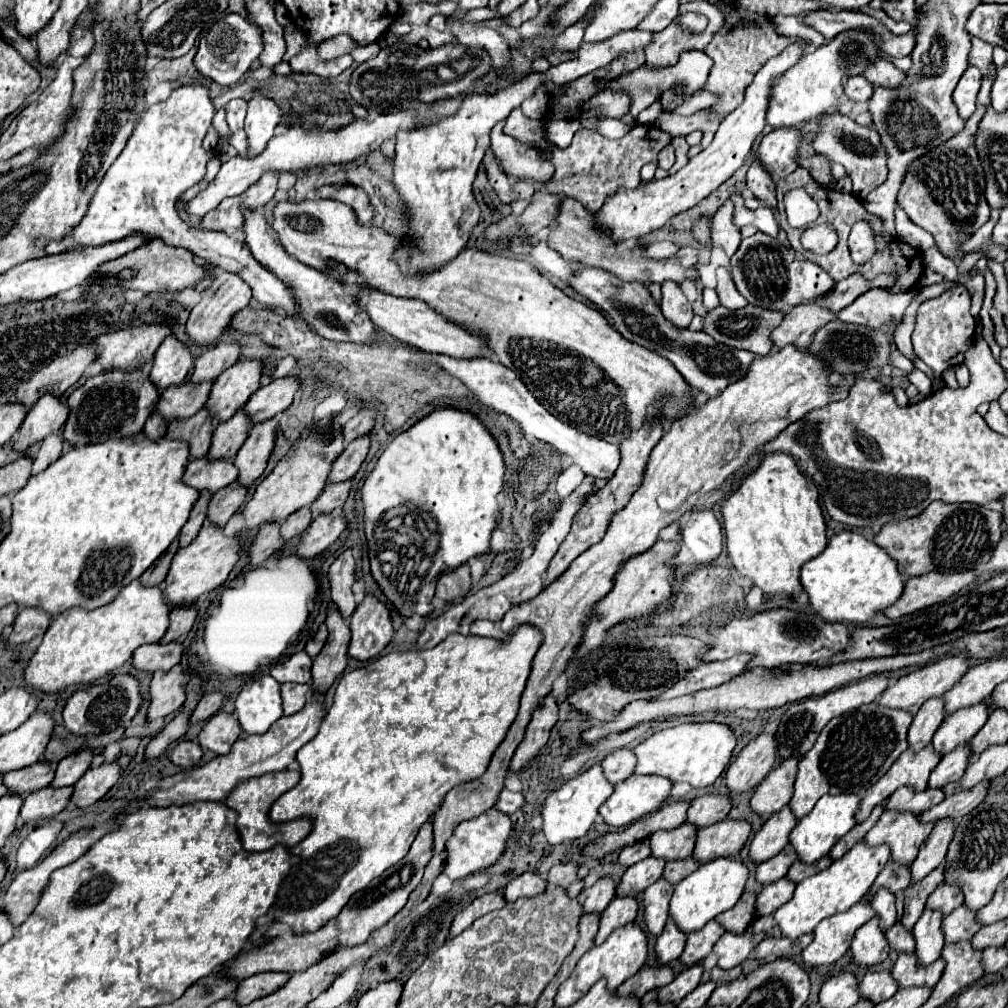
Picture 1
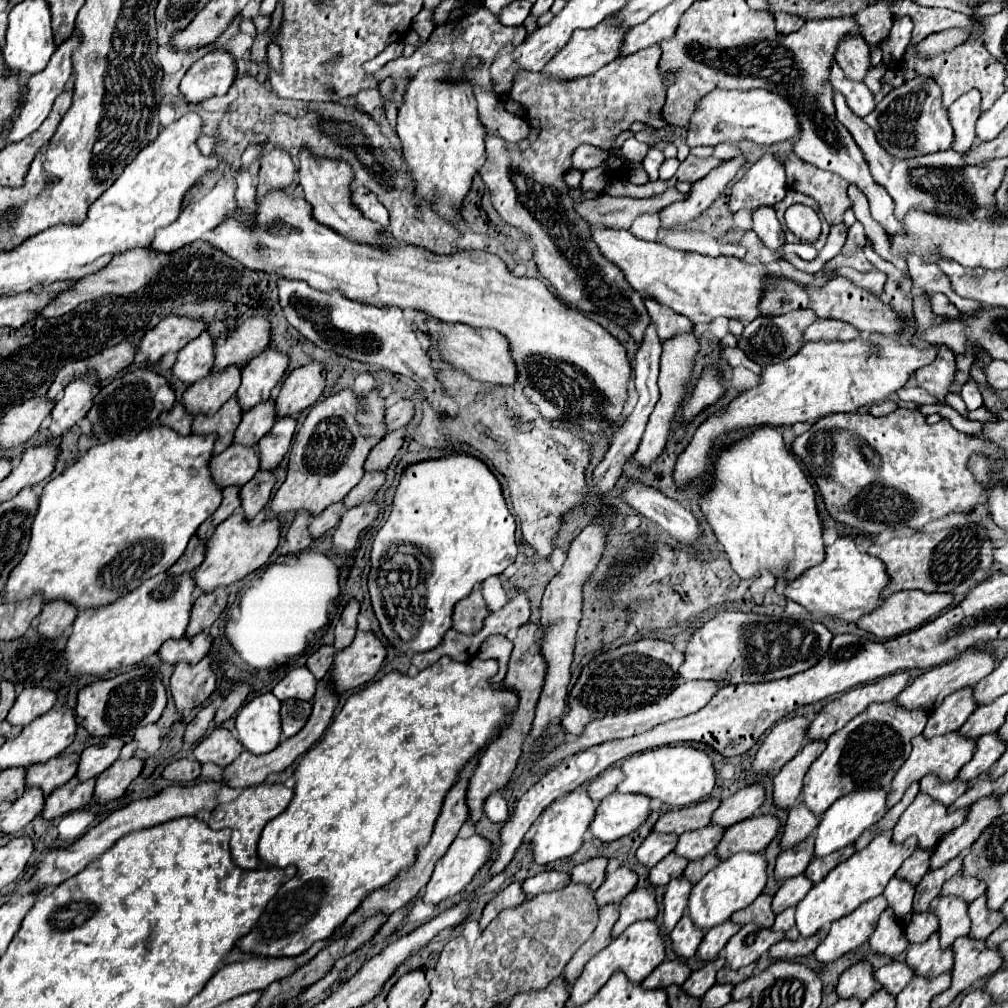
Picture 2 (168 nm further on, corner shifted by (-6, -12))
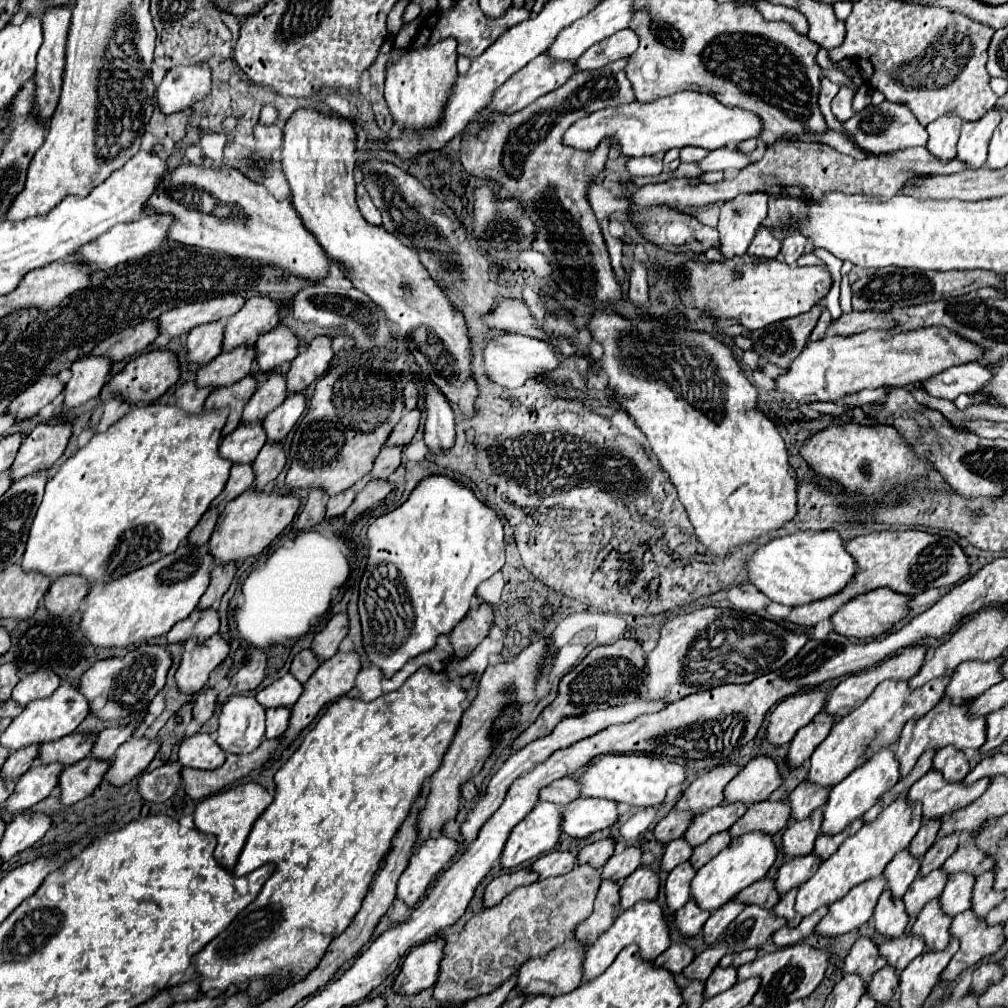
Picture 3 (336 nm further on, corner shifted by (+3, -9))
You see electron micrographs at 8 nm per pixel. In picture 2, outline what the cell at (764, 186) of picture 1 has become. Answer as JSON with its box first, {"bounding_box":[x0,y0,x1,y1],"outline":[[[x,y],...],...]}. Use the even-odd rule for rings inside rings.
{"bounding_box":[752,205,784,249],"outline":[[[764,205],[764,207],[754,209],[752,219],[754,219],[754,231],[764,241],[766,247],[778,249],[784,243],[784,231],[782,231],[782,225],[776,217],[774,207]]]}

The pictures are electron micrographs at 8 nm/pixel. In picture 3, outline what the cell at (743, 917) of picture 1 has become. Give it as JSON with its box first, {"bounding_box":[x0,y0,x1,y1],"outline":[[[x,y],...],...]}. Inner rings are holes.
{"bounding_box":[735,878,779,908],"outline":[[[763,878],[763,880],[751,884],[749,888],[743,888],[743,892],[739,892],[735,896],[735,900],[743,902],[743,904],[757,904],[757,906],[773,908],[779,902],[779,892],[775,890],[775,880]]]}

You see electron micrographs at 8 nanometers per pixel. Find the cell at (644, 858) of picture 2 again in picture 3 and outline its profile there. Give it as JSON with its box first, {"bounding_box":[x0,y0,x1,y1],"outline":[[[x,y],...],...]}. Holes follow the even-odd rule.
{"bounding_box":[653,810,693,844],"outline":[[[671,810],[653,830],[655,838],[661,842],[661,844],[667,844],[679,836],[683,836],[683,832],[689,828],[693,816],[691,812],[685,812],[685,810]]]}

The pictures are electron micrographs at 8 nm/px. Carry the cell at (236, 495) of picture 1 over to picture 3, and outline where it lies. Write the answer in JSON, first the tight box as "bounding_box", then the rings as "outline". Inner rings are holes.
{"bounding_box":[253,442,287,490],"outline":[[[267,442],[253,462],[253,470],[257,474],[255,488],[263,490],[271,480],[275,480],[279,476],[279,472],[283,470],[285,462],[287,462],[287,456],[285,456],[285,450],[281,448],[281,444]]]}

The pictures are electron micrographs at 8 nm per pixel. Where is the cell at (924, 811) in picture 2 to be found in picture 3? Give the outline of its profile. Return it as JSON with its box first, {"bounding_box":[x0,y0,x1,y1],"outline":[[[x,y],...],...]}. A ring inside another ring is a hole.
{"bounding_box":[909,770,991,820],"outline":[[[929,770],[909,788],[909,800],[923,804],[925,820],[943,818],[959,808],[965,808],[971,800],[977,800],[989,784],[991,778],[977,780],[971,786],[965,786],[963,782],[947,782],[941,772]]]}

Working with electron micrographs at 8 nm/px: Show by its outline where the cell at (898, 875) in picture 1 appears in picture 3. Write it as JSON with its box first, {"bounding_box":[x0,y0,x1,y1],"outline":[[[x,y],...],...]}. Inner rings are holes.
{"bounding_box":[909,818,941,856],"outline":[[[941,818],[929,820],[929,822],[925,822],[925,824],[921,826],[921,830],[915,834],[915,838],[913,838],[911,844],[909,844],[909,850],[913,852],[913,856],[921,856],[921,854],[925,854],[925,852],[931,848],[931,844],[933,844],[935,838],[937,838],[939,828],[941,828]]]}

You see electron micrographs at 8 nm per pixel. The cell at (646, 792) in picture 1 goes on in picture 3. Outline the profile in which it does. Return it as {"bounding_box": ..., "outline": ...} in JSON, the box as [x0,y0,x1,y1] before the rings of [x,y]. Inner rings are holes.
{"bounding_box":[561,798,617,838],"outline":[[[577,798],[565,804],[561,812],[561,832],[571,838],[585,838],[617,820],[617,804],[611,804],[611,800]]]}

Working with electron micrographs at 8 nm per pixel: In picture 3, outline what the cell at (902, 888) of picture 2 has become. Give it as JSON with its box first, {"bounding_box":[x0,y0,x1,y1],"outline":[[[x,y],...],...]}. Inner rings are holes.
{"bounding_box":[885,850,921,898],"outline":[[[901,850],[891,860],[891,864],[887,864],[885,876],[887,876],[887,886],[891,888],[893,896],[901,898],[907,892],[907,888],[919,874],[919,868],[921,868],[921,858],[911,856],[909,850]]]}

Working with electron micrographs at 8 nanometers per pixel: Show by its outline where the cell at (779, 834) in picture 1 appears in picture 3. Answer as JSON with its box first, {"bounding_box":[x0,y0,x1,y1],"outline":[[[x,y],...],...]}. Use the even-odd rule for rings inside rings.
{"bounding_box":[789,782,829,820],"outline":[[[801,782],[789,796],[793,820],[805,820],[815,808],[821,808],[827,802],[829,788],[813,784],[813,782]]]}

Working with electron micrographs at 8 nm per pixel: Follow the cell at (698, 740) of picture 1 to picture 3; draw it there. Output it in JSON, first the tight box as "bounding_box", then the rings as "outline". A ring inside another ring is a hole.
{"bounding_box":[579,754,685,806],"outline":[[[605,754],[591,762],[579,776],[581,796],[585,798],[607,798],[613,802],[623,802],[629,806],[657,806],[665,800],[665,794],[671,786],[677,786],[685,780],[685,768],[675,762],[663,762],[645,754]]]}

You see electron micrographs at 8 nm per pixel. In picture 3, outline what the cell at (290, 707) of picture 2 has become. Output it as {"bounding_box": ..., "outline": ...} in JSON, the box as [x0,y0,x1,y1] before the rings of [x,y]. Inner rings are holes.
{"bounding_box":[265,708,289,738],"outline":[[[271,708],[265,712],[267,720],[267,730],[265,730],[265,738],[279,738],[285,730],[287,730],[287,724],[289,724],[289,708]]]}

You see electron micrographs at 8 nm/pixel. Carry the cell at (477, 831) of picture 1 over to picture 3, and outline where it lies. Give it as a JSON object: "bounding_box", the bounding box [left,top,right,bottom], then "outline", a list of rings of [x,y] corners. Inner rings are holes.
{"bounding_box":[397,838,457,908],"outline":[[[429,838],[411,856],[407,870],[399,878],[397,898],[413,908],[435,882],[435,876],[447,868],[457,852],[457,842],[451,838]]]}

